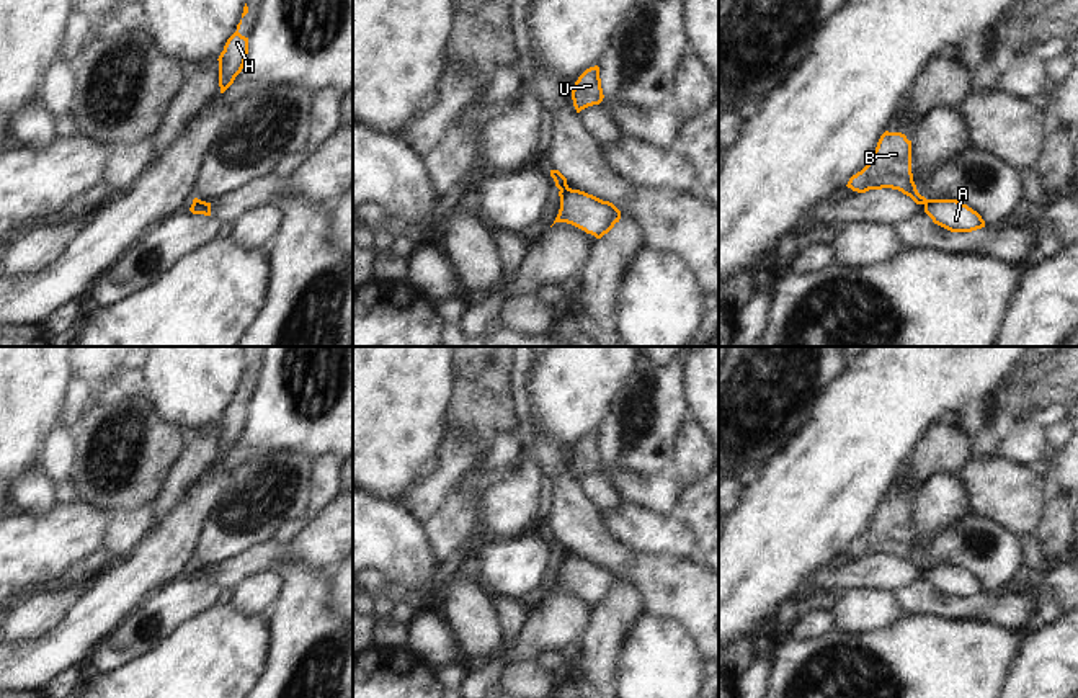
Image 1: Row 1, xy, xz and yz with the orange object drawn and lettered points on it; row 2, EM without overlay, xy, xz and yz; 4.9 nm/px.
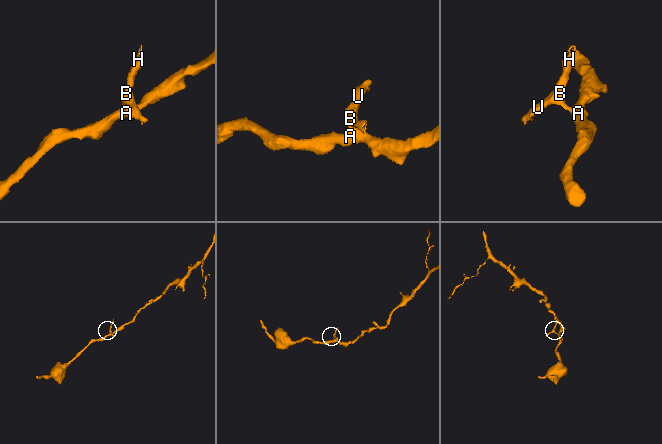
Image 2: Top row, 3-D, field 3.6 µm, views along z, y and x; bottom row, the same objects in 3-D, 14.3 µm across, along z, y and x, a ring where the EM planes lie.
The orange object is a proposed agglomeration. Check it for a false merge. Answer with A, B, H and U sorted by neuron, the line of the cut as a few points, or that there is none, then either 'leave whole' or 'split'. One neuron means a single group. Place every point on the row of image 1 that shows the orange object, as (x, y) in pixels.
groups A / B H U; cut xz (567, 185), (561, 190); split

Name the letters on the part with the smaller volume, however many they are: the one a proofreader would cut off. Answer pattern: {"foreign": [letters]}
{"foreign": ["B", "H", "U"]}

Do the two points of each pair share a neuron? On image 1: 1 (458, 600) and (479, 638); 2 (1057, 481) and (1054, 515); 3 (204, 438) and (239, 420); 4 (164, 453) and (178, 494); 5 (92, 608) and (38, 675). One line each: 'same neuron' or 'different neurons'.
1: same neuron
2: different neurons
3: different neurons
4: different neurons
5: same neuron

